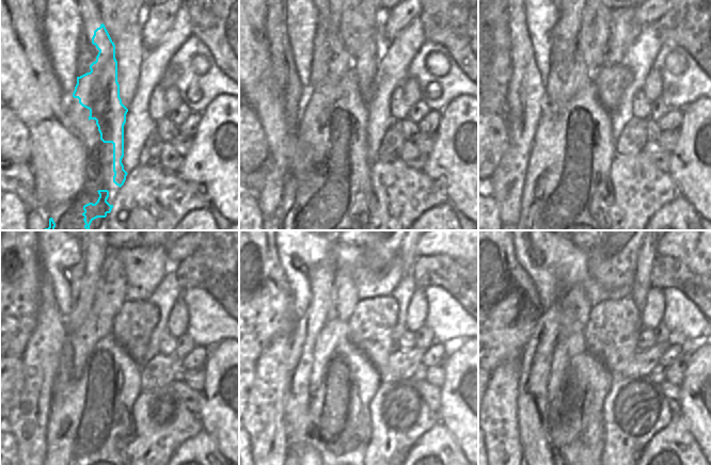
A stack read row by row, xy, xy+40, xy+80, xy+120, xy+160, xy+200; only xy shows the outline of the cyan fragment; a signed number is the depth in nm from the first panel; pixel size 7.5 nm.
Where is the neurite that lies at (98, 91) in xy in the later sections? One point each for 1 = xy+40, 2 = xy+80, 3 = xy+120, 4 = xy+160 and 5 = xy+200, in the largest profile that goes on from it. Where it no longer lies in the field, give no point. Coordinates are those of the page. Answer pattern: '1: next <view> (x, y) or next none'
1: next xy+40 (341, 95)
2: next xy+80 (590, 130)
3: next xy+120 (119, 378)
4: next xy+160 (358, 380)
5: next xy+200 (594, 381)

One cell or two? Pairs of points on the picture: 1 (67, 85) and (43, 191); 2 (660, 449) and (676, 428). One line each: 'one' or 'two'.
1: two
2: one

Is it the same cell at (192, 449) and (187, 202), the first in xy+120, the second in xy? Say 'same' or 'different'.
different

